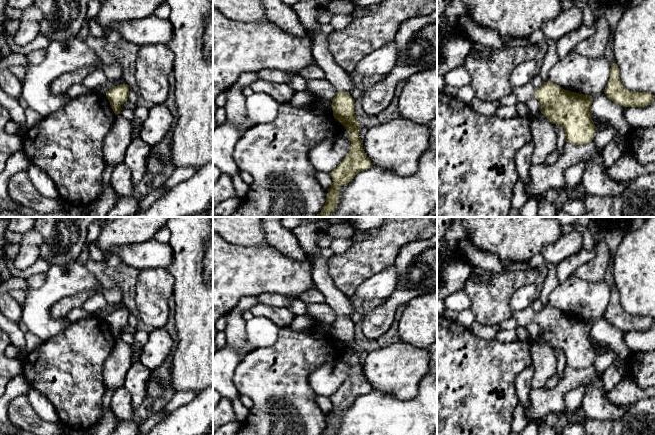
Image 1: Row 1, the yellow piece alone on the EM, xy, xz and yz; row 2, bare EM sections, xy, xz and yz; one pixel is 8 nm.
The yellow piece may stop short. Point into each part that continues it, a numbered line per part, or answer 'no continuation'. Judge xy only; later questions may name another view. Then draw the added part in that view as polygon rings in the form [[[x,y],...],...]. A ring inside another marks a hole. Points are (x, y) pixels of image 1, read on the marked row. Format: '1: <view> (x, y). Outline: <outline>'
no continuation

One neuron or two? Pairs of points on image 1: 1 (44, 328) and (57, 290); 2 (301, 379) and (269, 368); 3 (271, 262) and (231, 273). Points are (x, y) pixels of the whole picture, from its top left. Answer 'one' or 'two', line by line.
1: one
2: one
3: one

